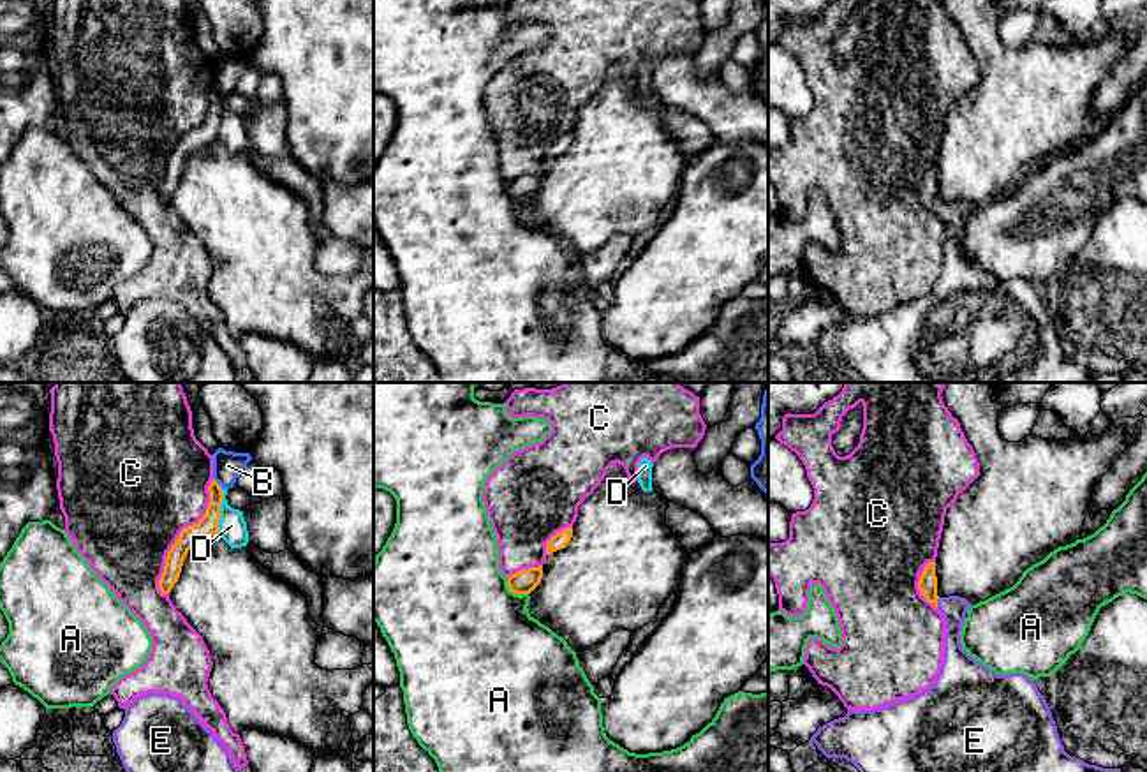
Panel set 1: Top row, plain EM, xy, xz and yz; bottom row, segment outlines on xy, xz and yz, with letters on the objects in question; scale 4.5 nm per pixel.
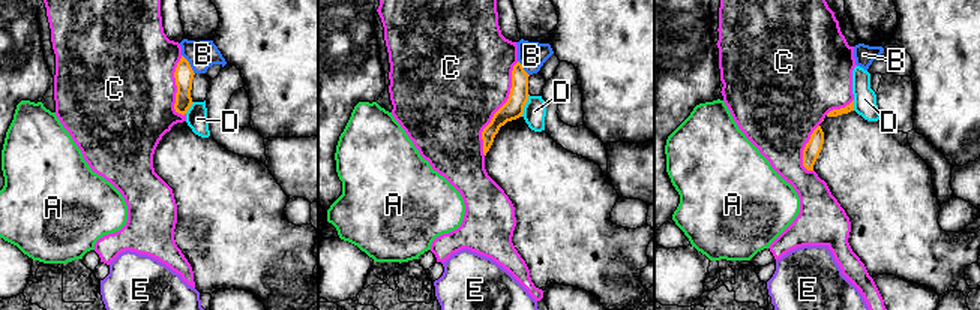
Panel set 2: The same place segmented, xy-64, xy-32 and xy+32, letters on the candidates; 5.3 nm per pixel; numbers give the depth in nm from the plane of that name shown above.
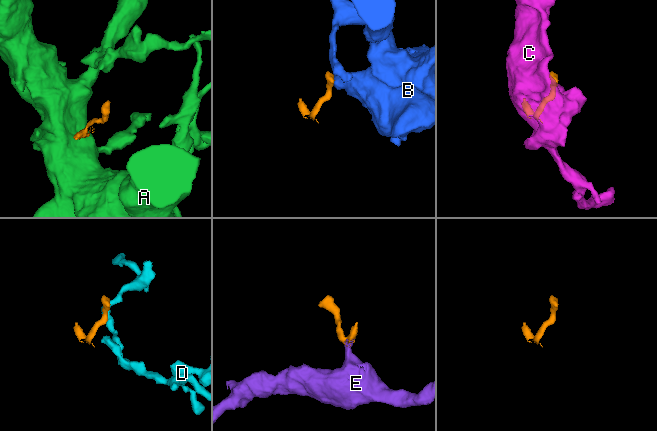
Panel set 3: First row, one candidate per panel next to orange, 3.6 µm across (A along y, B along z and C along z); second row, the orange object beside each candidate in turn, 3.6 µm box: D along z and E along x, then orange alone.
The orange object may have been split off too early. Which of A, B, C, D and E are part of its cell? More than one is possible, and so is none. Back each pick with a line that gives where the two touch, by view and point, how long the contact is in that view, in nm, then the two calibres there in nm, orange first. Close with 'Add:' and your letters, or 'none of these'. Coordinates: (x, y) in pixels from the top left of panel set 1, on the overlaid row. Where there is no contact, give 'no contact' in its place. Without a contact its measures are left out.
E: contact yz (936, 603); length 50 nm; calibres 90 and 120 nm
Add: E

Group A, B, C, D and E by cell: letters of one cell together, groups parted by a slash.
A / B / C / D / E

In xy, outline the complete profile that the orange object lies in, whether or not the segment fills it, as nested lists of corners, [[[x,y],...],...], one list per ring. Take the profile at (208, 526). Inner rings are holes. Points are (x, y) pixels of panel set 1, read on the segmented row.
[[[211,479],[208,492],[210,502],[204,516],[197,523],[185,527],[167,552],[164,573],[159,580],[159,589],[162,594],[169,594],[178,582],[189,550],[218,534],[220,504],[224,494],[215,479]]]

